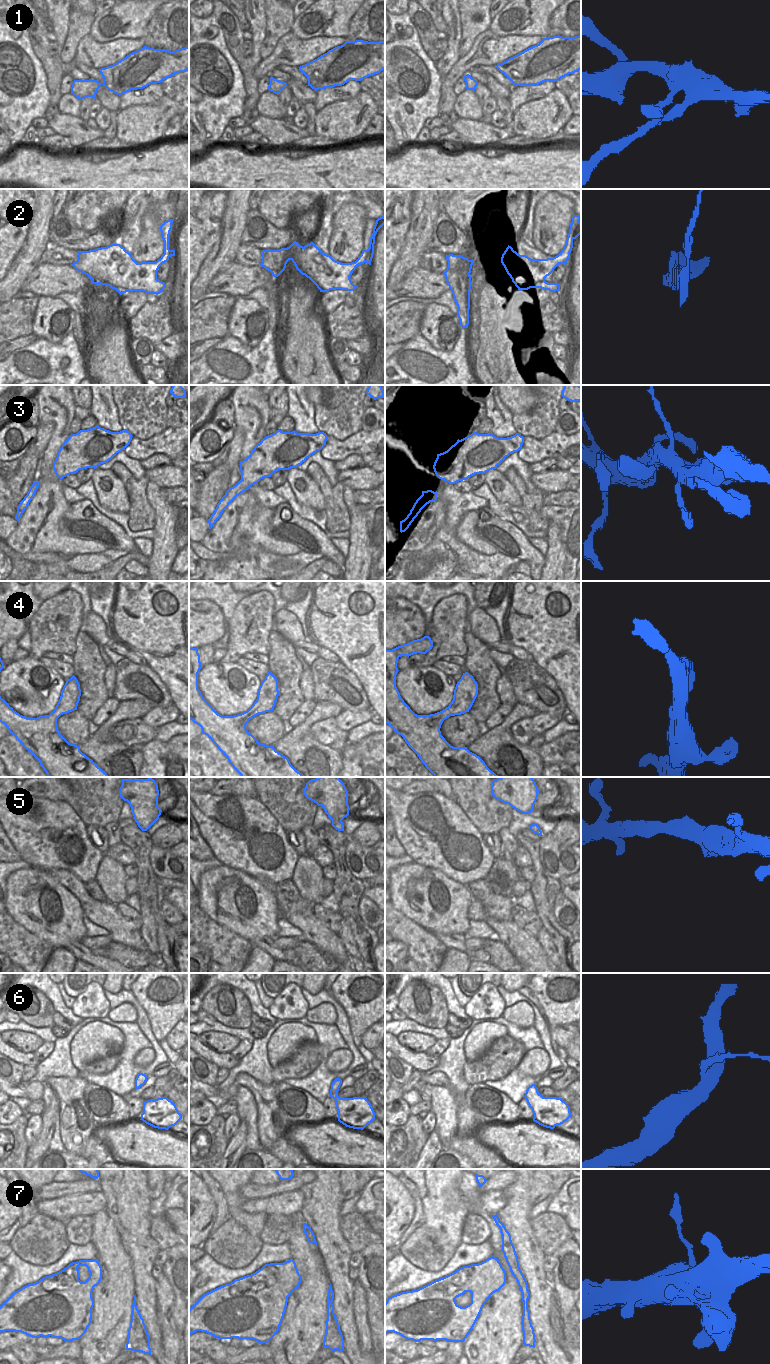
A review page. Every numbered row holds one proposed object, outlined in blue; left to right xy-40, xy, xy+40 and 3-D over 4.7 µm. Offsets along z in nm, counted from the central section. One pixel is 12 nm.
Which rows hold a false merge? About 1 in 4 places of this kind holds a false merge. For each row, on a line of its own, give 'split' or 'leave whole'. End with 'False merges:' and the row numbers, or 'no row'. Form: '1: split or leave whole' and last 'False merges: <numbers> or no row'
1: leave whole
2: split
3: leave whole
4: leave whole
5: leave whole
6: leave whole
7: leave whole
False merges: 2

